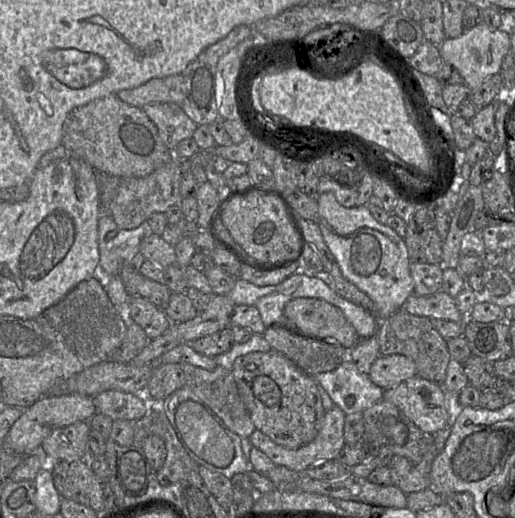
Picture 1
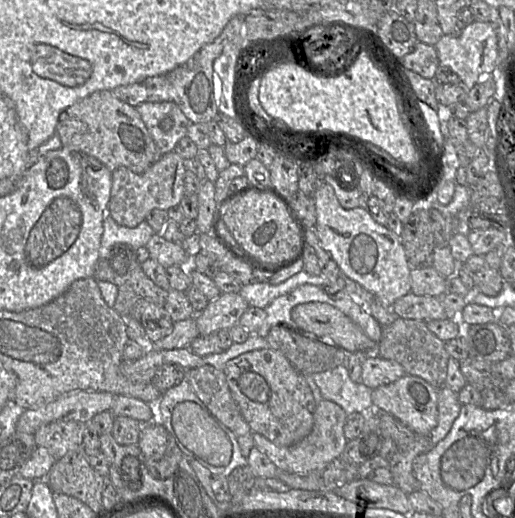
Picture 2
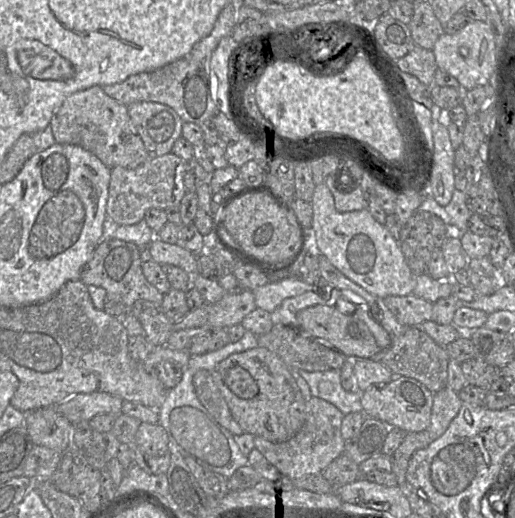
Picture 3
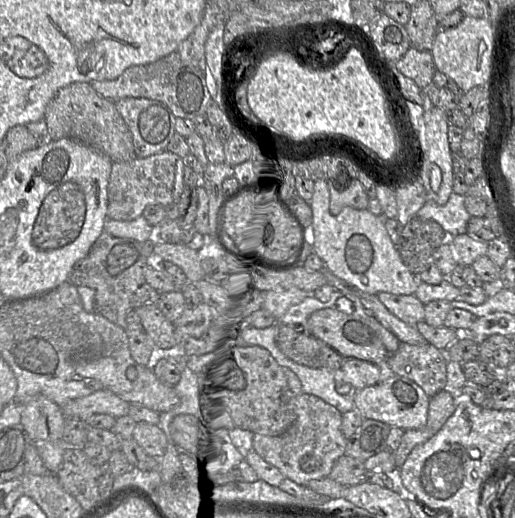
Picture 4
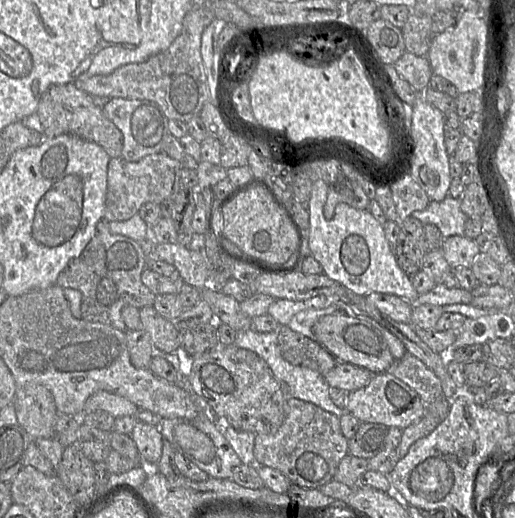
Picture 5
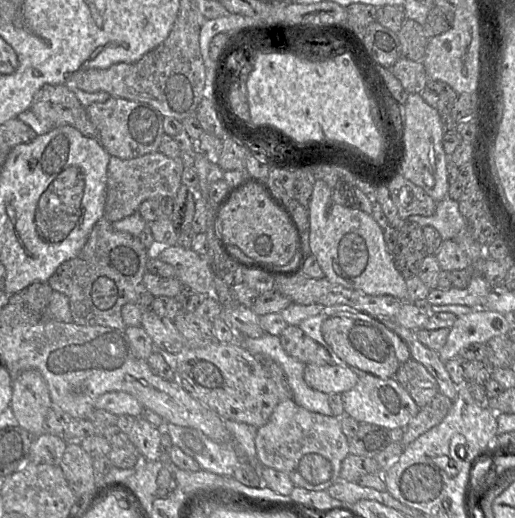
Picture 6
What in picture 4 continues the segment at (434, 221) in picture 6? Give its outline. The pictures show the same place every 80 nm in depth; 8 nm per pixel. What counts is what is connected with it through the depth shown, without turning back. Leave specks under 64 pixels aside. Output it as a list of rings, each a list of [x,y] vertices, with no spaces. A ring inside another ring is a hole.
[[[452,192],[445,205],[438,205],[433,200],[427,200],[417,211],[416,216],[422,219],[432,219],[439,223],[448,238],[465,234],[471,216],[465,208],[464,196]]]

